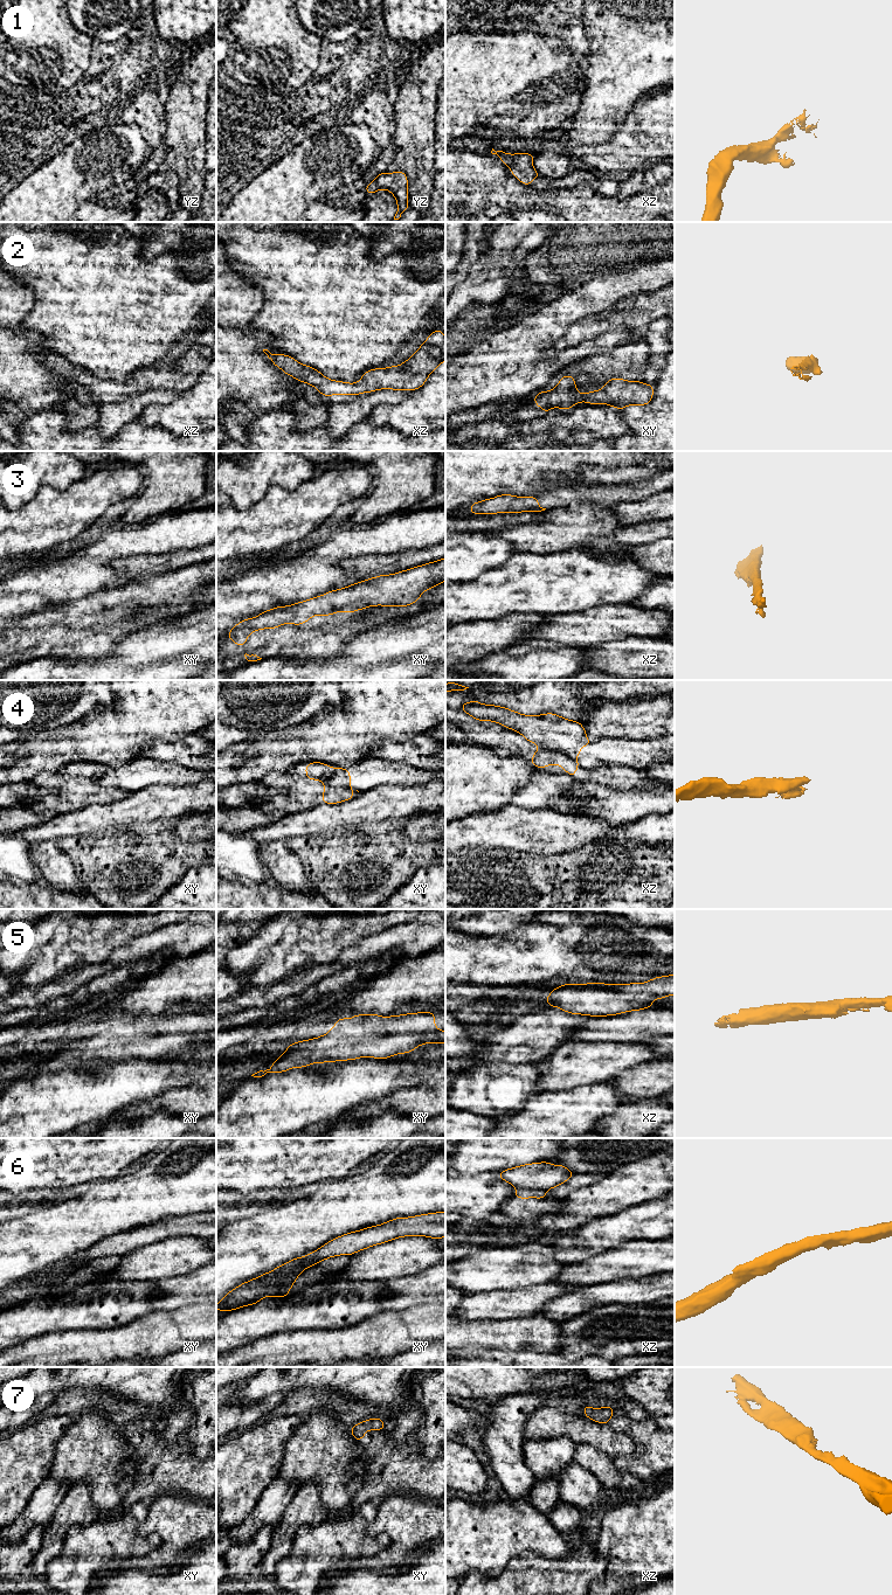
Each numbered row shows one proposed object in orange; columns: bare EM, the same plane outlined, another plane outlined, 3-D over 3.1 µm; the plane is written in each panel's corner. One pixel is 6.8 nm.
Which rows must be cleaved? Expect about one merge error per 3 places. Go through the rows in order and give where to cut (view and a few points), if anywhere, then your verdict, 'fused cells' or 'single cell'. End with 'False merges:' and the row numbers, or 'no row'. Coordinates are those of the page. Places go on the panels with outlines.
1: no cut; single cell
2: no cut; single cell
3: no cut; single cell
4: cut in xy along (327, 770), (327, 776), (324, 779), (326, 783), (348, 788); fused cells
5: no cut; single cell
6: cut in xy along (301, 1257), (298, 1268), (279, 1275), (269, 1287), (267, 1295); fused cells
7: no cut; single cell
False merges: 4, 6

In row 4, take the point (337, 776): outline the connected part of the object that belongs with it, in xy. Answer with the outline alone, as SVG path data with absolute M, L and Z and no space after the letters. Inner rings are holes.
M332 768L329 770L329 776L324 779L324 783L331 786L350 788L351 775L350 770L344 768Z

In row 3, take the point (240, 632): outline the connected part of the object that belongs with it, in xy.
M445 557L395 574L379 575L307 601L263 611L257 617L238 622L227 638L237 646L243 646L253 631L276 629L283 624L302 625L316 615L350 613L376 605L408 606L420 601L423 591L444 581Z

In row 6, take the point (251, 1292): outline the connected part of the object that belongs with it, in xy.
M300 1257L288 1261L286 1263L265 1272L236 1289L221 1304L216 1304L216 1311L231 1311L240 1308L257 1304L262 1298L268 1296L269 1287L278 1276L283 1276L289 1271L297 1271L300 1267Z

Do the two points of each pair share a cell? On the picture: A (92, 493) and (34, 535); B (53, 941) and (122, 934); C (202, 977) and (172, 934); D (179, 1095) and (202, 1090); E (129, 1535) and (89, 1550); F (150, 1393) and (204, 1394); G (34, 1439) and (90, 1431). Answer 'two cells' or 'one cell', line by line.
A: one cell
B: one cell
C: two cells
D: one cell
E: one cell
F: two cells
G: two cells

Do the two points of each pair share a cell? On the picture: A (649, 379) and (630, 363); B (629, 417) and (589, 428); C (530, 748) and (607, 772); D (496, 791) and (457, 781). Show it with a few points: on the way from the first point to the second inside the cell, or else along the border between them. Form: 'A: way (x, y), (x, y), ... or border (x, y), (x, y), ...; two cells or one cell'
A: border (650, 356), (647, 370), (638, 380); two cells
B: border (620, 410), (622, 420), (629, 427); two cells
C: way (548, 757), (560, 758), (575, 770), (588, 772); one cell
D: way (486, 783), (467, 781); one cell

